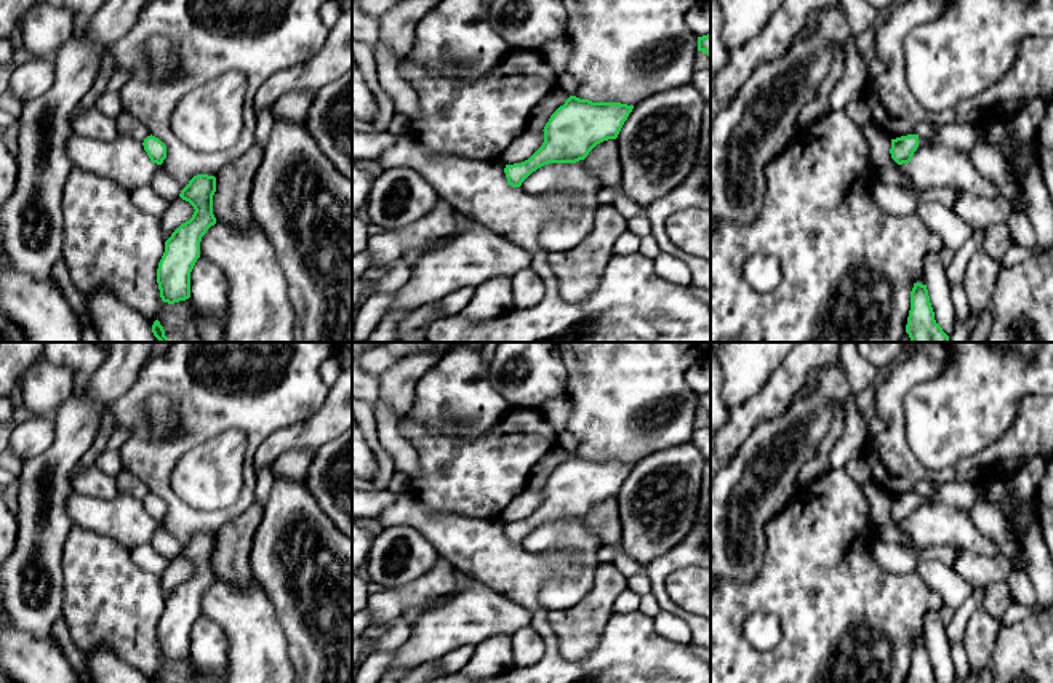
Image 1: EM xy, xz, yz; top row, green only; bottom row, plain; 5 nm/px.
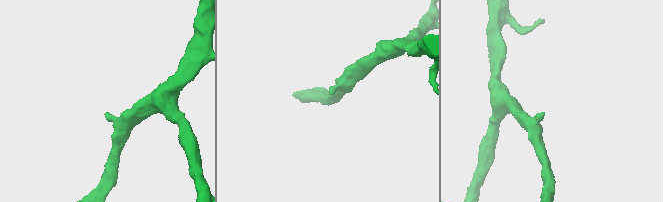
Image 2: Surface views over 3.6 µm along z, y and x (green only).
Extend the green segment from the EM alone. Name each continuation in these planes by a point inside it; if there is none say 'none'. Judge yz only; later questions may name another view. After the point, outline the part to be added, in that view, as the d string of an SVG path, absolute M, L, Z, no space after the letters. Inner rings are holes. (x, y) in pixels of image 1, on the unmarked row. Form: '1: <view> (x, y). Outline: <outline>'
1: yz (960, 493). Outline: M938 477L938 488L933 494L920 494L919 502L939 501L959 509L970 510L983 496L984 481L976 480L949 480Z

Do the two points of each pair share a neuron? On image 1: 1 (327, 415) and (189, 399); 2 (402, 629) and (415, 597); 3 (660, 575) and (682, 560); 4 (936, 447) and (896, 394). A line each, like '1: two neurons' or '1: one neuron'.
1: two neurons
2: two neurons
3: one neuron
4: two neurons

